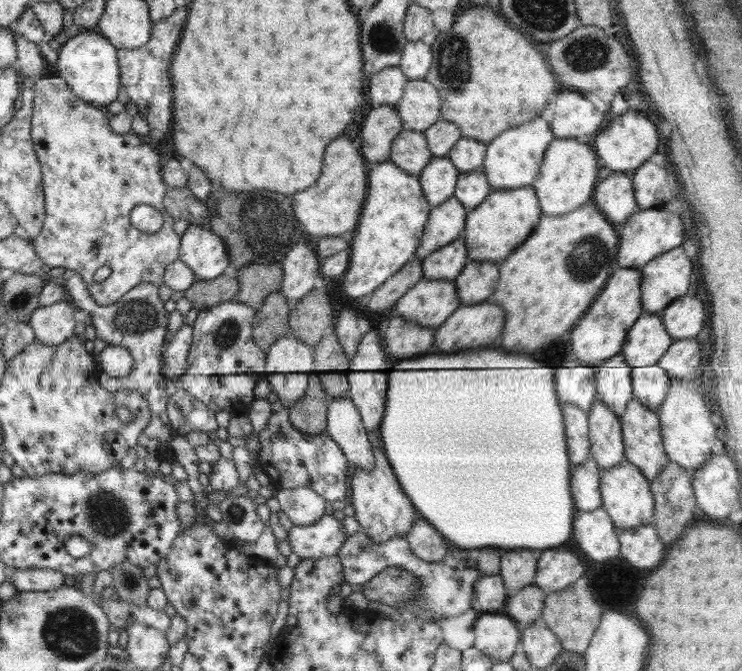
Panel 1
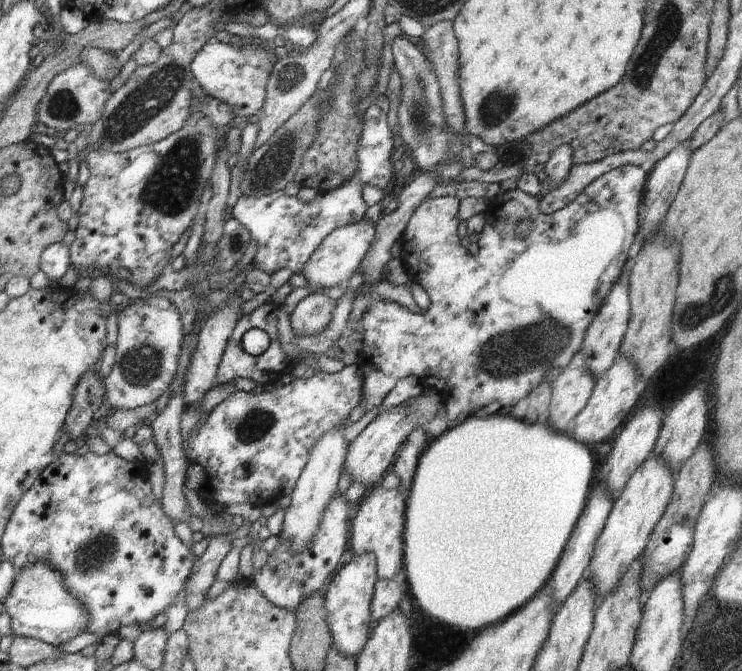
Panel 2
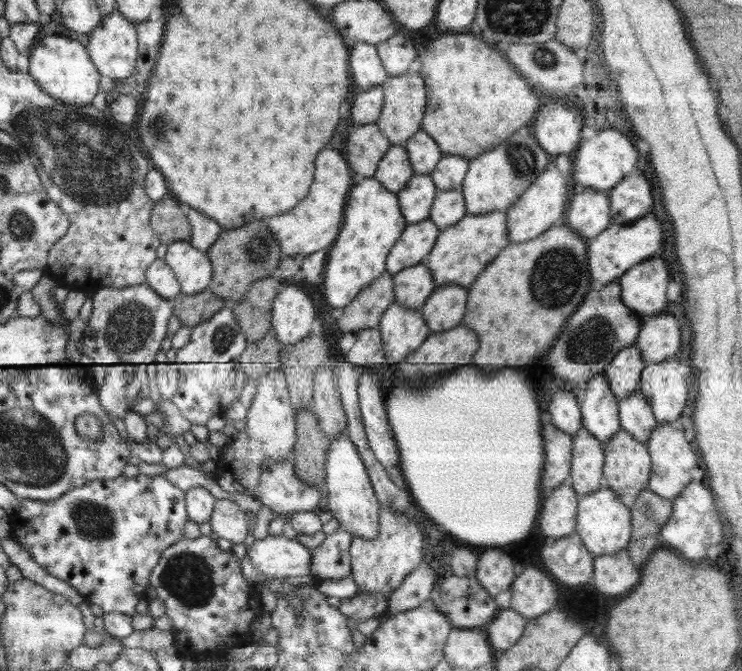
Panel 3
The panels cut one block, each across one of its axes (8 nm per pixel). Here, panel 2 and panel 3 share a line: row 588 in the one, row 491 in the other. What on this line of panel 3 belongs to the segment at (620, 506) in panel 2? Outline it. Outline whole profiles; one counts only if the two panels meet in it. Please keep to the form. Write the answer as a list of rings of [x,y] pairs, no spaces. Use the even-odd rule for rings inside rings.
[[[602,486],[589,494],[577,496],[575,533],[581,538],[586,550],[595,556],[606,556],[626,549],[632,534],[631,510],[612,489]]]

